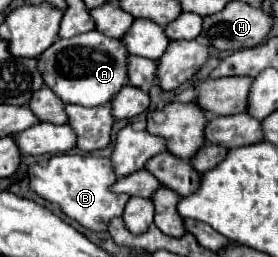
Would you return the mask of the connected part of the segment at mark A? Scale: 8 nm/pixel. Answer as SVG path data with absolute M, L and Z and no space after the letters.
M91 30L69 40L59 38L57 42L53 42L39 56L39 72L43 74L45 84L65 104L93 108L109 104L115 98L115 94L119 94L119 90L129 84L127 58L129 50L123 46L121 40L107 38L105 34L99 34L99 30Z

